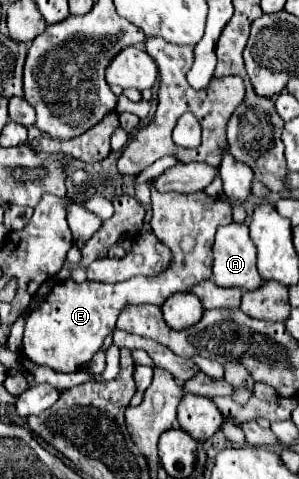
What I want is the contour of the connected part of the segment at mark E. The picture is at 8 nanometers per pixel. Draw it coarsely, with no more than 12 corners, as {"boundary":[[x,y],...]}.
{"boundary":[[152,186],[152,232],[172,268],[118,284],[66,278],[30,314],[22,354],[78,372],[124,304],[212,278],[232,206]]}

